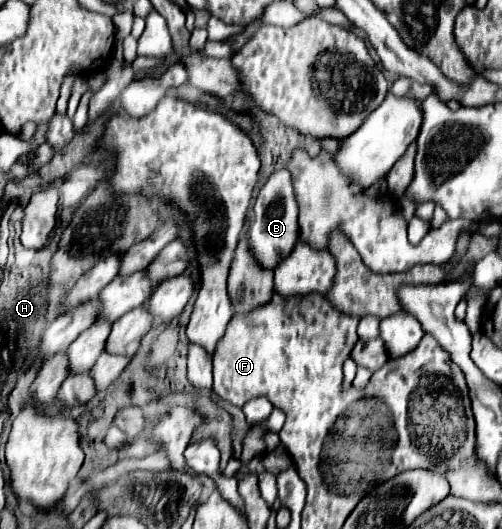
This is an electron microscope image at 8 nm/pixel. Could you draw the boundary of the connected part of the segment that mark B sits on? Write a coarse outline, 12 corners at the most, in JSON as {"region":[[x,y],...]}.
{"region":[[286,169],[254,203],[248,239],[274,271],[298,239],[298,205]]}

